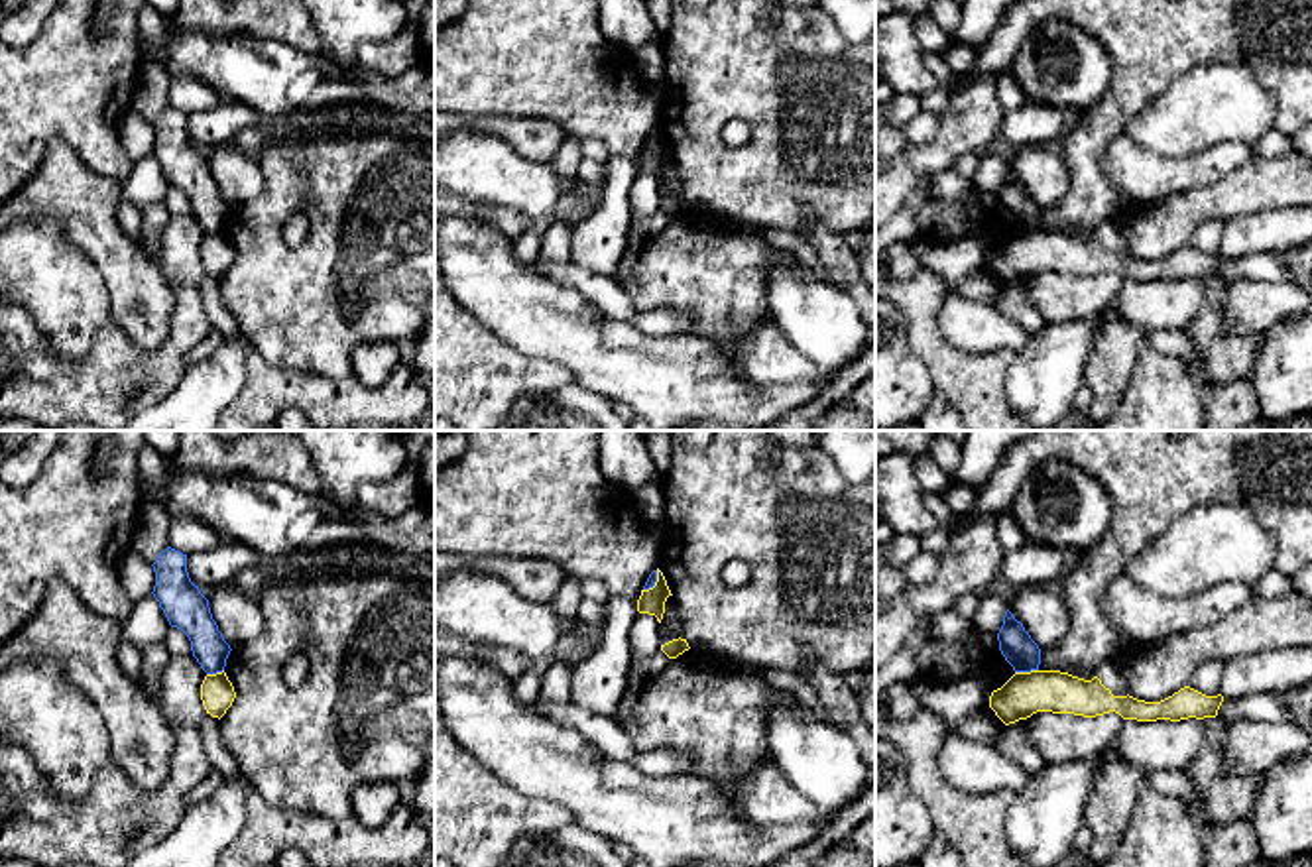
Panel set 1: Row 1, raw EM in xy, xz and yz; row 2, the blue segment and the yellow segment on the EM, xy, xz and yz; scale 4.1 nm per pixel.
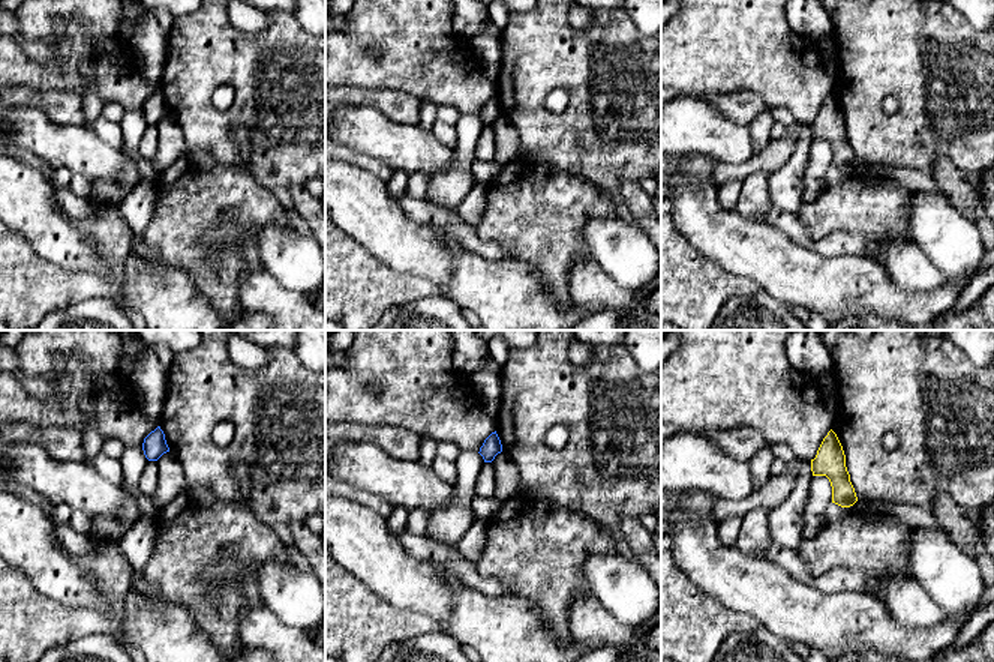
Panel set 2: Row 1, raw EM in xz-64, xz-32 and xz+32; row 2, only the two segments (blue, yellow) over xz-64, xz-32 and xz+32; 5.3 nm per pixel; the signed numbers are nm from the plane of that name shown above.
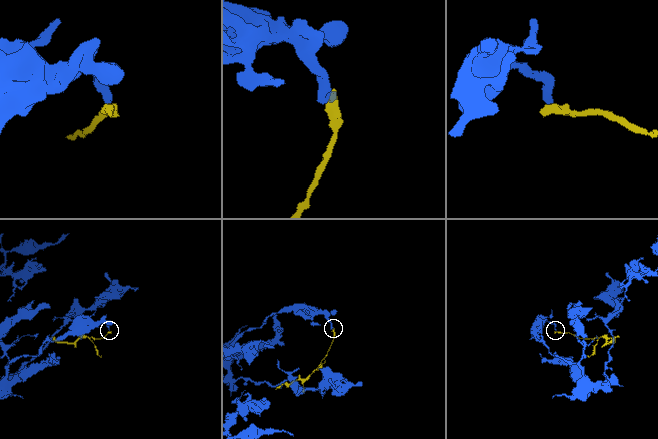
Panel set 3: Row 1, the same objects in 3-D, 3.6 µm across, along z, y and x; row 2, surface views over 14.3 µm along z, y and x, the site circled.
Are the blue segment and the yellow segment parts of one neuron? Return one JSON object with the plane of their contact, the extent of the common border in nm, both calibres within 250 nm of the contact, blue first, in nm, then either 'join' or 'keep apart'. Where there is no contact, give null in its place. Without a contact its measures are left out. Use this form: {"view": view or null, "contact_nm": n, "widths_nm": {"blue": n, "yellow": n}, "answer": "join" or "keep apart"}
{"view": "yz", "contact_nm": 100, "widths_nm": {"blue": 140, "yellow": 180}, "answer": "keep apart"}

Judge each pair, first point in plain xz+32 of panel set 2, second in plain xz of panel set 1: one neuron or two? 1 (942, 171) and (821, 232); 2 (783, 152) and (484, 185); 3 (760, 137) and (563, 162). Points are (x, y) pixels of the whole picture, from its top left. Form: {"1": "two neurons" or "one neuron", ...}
{"1": "one neuron", "2": "two neurons", "3": "one neuron"}

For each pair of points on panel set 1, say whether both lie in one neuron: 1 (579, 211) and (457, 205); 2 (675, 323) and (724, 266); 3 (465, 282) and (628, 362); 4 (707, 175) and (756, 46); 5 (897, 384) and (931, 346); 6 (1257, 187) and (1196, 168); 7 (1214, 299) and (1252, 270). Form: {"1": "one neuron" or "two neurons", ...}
{"1": "one neuron", "2": "two neurons", "3": "one neuron", "4": "one neuron", "5": "two neurons", "6": "two neurons", "7": "two neurons"}

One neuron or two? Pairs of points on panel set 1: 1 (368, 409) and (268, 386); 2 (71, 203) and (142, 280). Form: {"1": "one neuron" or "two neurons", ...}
{"1": "one neuron", "2": "one neuron"}

